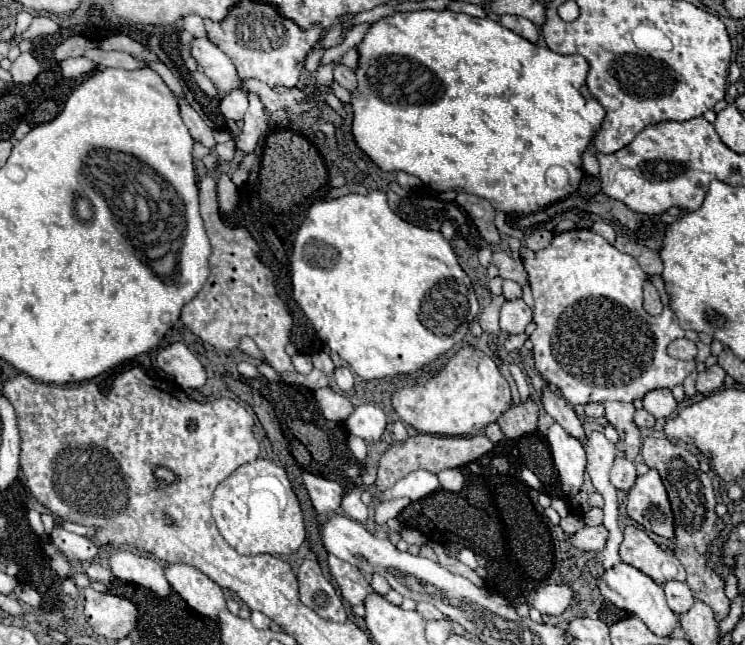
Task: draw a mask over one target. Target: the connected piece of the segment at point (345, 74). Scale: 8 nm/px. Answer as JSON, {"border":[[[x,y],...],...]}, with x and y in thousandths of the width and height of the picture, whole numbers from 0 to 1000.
{"border":[[[448,96],[448,124],[456,127],[464,140],[475,140],[475,112],[459,96]]]}

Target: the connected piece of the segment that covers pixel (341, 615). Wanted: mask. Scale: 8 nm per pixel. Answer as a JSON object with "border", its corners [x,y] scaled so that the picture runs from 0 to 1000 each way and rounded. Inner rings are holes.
{"border":[[[408,868],[400,884],[403,930],[408,940],[421,946],[430,958],[440,964],[464,964],[464,946],[448,915],[448,909],[435,896],[424,868]]]}

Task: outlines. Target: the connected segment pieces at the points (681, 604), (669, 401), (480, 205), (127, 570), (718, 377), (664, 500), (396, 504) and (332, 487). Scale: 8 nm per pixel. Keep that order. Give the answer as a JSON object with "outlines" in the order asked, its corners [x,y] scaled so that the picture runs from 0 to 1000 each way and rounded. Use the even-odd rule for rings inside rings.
{"outlines":[[[[894,902],[889,912],[894,918],[894,930],[897,930],[897,940],[902,943],[902,949],[918,952],[929,943],[932,924],[921,902]]],[[[883,602],[878,608],[870,608],[864,614],[864,636],[870,636],[878,648],[886,648],[886,651],[894,651],[899,648],[899,642],[910,633],[905,614],[899,605],[894,602]]],[[[617,298],[612,304],[612,316],[620,319],[628,329],[634,344],[644,357],[644,366],[652,375],[671,378],[671,363],[668,363],[668,357],[663,350],[663,322],[660,322],[660,316],[655,310],[634,304],[634,301],[626,301],[626,298]]],[[[153,853],[148,862],[148,881],[161,899],[188,905],[209,918],[215,927],[226,927],[231,921],[220,881],[201,862],[185,862],[174,853]]],[[[958,564],[956,571],[948,571],[945,577],[940,577],[940,580],[937,580],[934,605],[937,605],[937,608],[942,608],[942,611],[958,608],[958,605],[969,602],[969,595],[972,595],[972,583],[974,583],[974,577],[972,577],[964,564]]],[[[878,726],[856,738],[854,750],[843,760],[840,794],[862,819],[889,834],[905,834],[905,797],[889,741]]],[[[532,772],[532,775],[521,775],[521,778],[513,778],[505,784],[505,794],[502,794],[502,809],[507,816],[518,812],[523,803],[532,803],[537,797],[540,788],[548,784],[548,775],[545,772]]],[[[408,732],[408,753],[413,760],[413,769],[416,769],[424,794],[443,797],[443,794],[451,794],[456,788],[459,753],[454,747]]]]}

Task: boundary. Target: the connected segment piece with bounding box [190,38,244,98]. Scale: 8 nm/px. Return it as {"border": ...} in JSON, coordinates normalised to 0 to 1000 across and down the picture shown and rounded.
{"border":[[[263,59],[258,65],[258,87],[274,105],[274,115],[293,136],[293,152],[306,149],[311,140],[328,140],[325,121],[317,112],[314,96],[279,59]]]}

